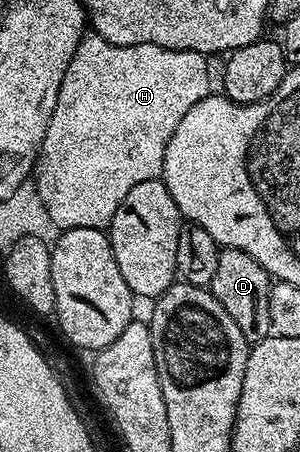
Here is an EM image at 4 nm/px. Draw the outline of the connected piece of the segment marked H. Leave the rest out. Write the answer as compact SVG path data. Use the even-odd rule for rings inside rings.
M96 34L83 38L68 65L68 69L64 73L64 81L60 85L60 97L56 97L56 107L53 109L52 120L49 122L45 137L42 139L38 162L34 170L34 182L39 197L41 197L44 207L48 210L51 220L59 227L61 232L68 229L109 228L116 209L120 209L120 201L124 201L124 197L128 197L130 190L143 183L143 181L152 181L161 176L164 153L168 149L168 141L172 137L172 133L176 133L176 125L180 125L184 113L188 113L188 109L192 109L192 105L196 105L201 99L211 94L210 86L208 85L206 61L207 56L195 51L173 51L167 47L157 47L151 43L148 45L121 47L104 41Z

